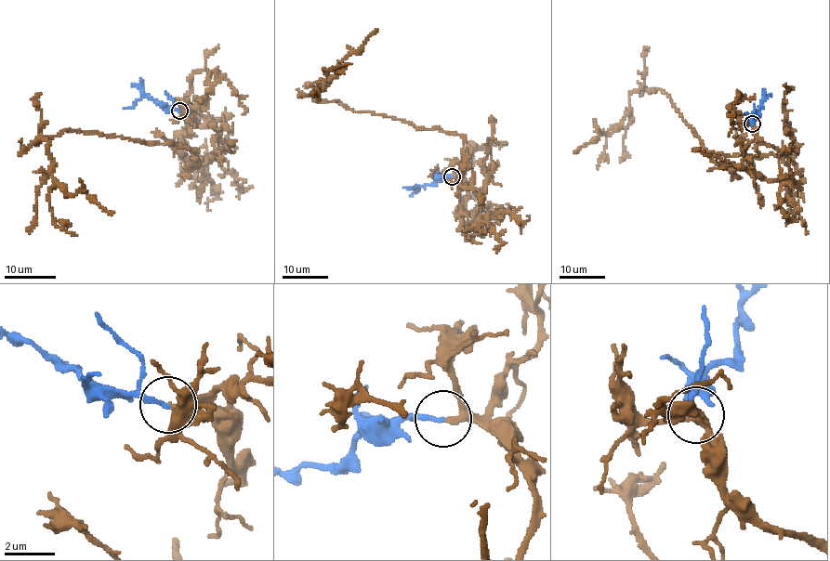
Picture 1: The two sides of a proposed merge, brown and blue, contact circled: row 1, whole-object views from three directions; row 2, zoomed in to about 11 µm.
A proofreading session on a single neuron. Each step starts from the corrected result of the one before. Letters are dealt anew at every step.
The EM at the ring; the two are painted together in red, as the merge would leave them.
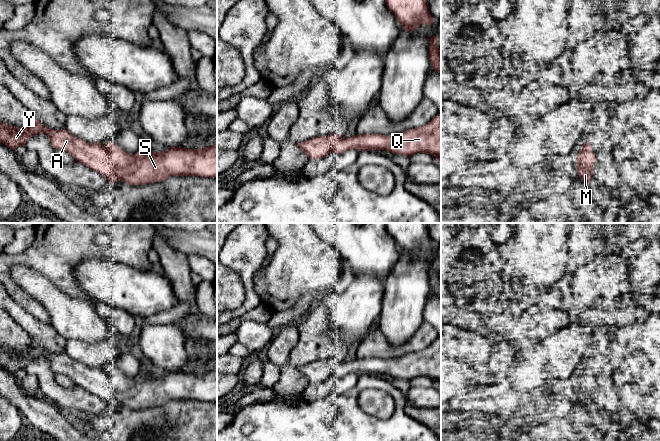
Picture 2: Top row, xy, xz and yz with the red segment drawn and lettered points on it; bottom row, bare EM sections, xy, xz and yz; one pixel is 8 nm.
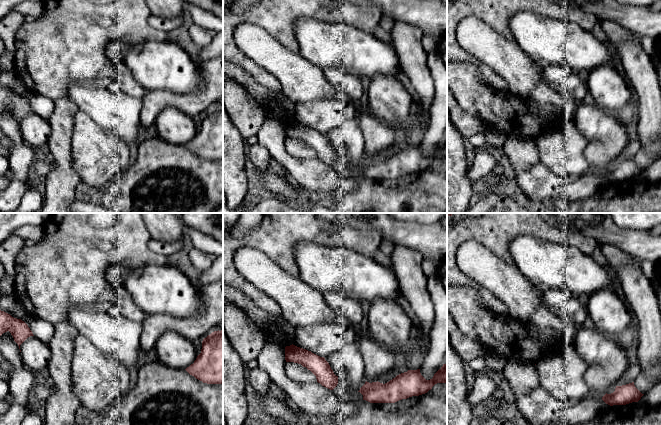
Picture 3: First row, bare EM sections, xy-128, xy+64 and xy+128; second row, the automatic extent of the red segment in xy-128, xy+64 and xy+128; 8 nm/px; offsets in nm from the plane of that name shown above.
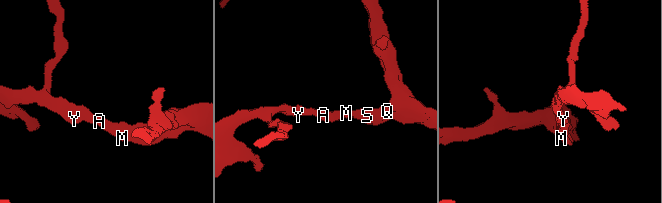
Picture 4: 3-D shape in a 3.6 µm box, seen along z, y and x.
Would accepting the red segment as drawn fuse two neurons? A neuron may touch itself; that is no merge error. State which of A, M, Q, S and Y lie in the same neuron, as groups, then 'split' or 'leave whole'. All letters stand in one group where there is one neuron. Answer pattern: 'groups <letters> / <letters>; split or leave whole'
groups A M Q S Y; leave whole

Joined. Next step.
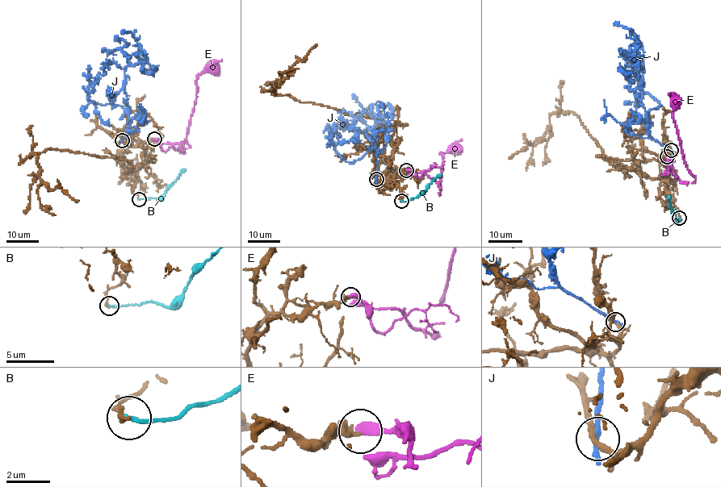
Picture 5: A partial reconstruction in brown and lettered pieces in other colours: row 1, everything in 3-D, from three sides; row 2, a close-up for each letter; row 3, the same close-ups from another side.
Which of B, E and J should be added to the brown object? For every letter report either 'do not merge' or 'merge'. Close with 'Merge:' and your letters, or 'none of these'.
B: do not merge
E: merge
J: do not merge
Merge: E

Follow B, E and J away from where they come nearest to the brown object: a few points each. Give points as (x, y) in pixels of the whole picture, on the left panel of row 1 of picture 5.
B: (139, 198), (159, 199), (185, 168)
E: (154, 139), (160, 144), (169, 143), (183, 151), (181, 150), (196, 97), (195, 78), (222, 60)
J: (122, 140), (130, 124), (124, 90), (124, 68), (129, 59), (139, 51), (139, 44), (130, 32), (121, 33)

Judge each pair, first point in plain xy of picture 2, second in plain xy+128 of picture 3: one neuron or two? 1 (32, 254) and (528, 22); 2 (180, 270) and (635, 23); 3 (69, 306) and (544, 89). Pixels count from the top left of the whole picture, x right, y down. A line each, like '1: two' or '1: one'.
1: two
2: two
3: two

